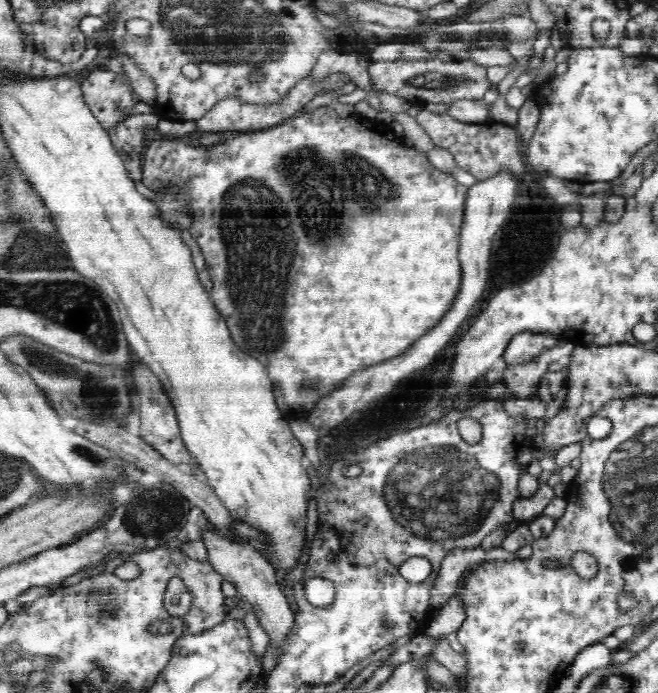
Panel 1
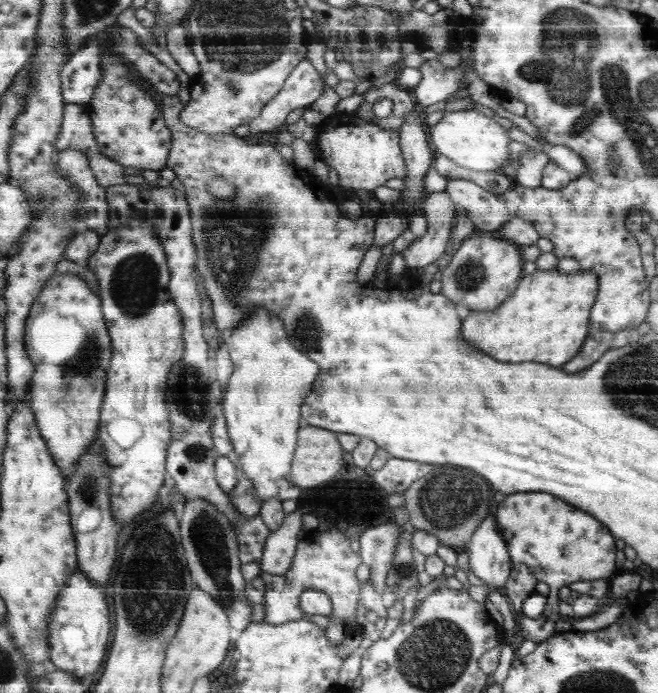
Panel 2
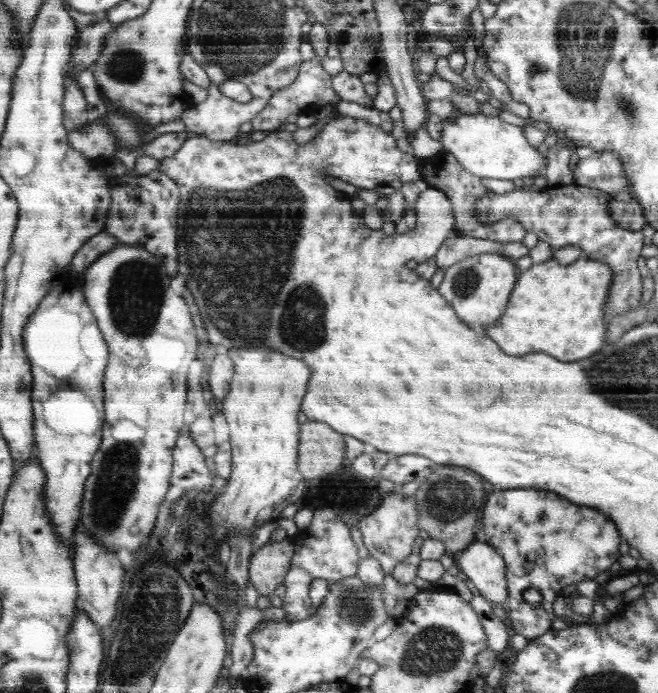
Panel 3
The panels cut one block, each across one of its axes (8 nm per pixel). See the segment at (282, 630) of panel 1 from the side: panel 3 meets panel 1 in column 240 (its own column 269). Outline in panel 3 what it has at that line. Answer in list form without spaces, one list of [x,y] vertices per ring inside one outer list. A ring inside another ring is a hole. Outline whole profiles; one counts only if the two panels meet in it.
[[[289,538],[265,544],[253,552],[249,560],[249,582],[253,582],[258,594],[266,597],[274,594],[289,572],[292,554],[294,546]]]

